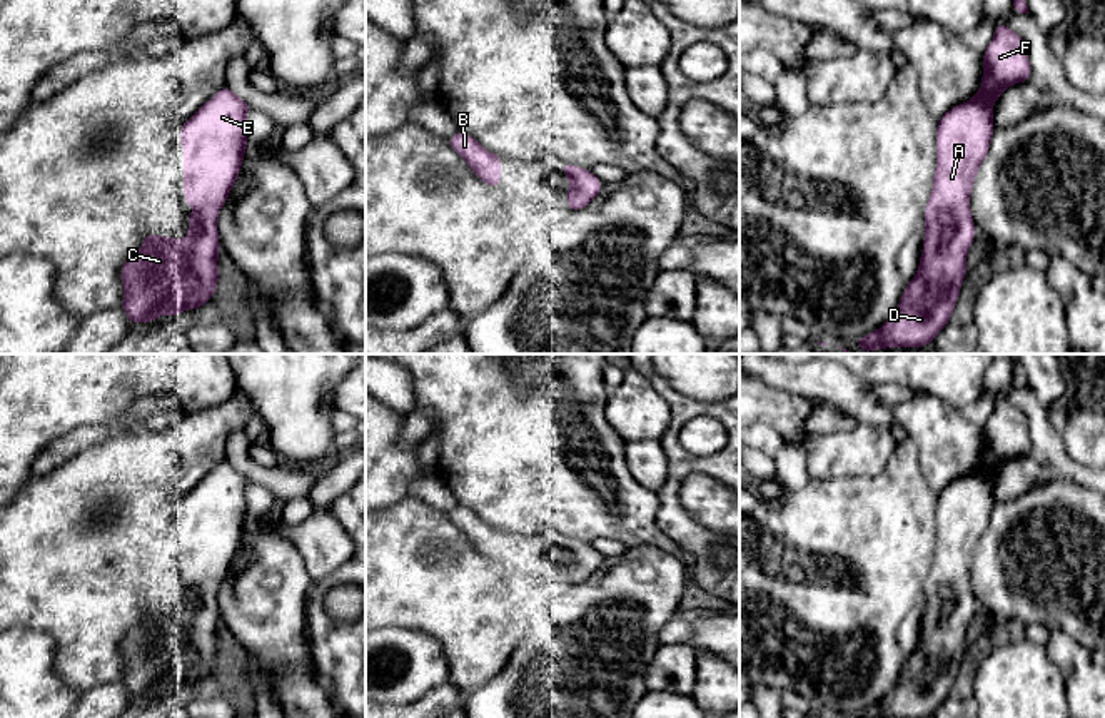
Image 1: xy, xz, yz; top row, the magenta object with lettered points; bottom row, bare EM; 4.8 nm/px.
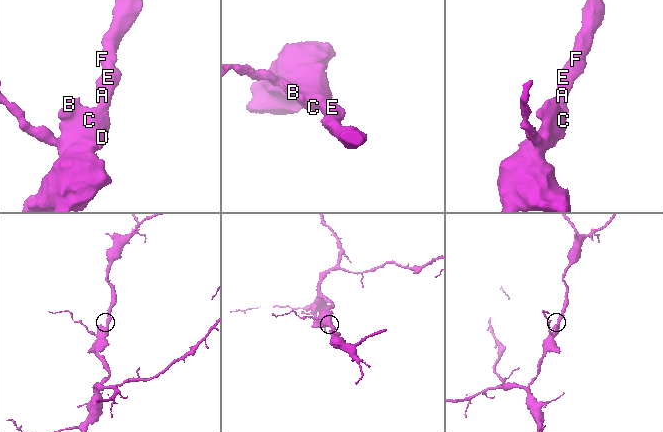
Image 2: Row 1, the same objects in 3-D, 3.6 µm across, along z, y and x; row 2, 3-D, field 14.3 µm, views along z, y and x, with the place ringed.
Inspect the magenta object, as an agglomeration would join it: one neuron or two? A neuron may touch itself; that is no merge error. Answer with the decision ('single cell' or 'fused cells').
single cell

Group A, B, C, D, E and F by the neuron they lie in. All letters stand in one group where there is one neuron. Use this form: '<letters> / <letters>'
A B C D E F

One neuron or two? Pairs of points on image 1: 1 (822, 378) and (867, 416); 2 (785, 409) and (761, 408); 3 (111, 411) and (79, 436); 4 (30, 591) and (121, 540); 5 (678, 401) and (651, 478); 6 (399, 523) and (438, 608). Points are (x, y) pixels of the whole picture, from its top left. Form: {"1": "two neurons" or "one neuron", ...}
{"1": "one neuron", "2": "one neuron", "3": "two neurons", "4": "one neuron", "5": "two neurons", "6": "one neuron"}

